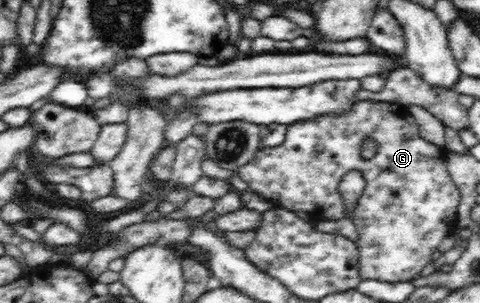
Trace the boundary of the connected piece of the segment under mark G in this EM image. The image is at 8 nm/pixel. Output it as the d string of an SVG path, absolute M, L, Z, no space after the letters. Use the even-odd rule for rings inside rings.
M364 100L364 102L354 104L353 108L350 108L350 111L346 112L346 115L343 116L318 116L317 118L310 118L310 120L300 120L297 123L289 124L286 126L285 140L280 145L260 148L251 162L243 164L236 173L242 181L248 184L250 190L257 193L261 198L268 202L282 204L283 208L288 208L293 212L300 211L308 213L313 220L318 220L319 222L322 220L341 220L346 219L346 216L348 216L356 227L356 231L358 231L359 237L358 240L356 240L356 244L361 254L359 265L361 279L376 279L386 282L410 281L411 278L420 274L424 266L429 264L432 254L440 247L446 235L454 232L458 227L457 212L458 206L460 206L460 192L456 184L452 181L452 177L447 169L446 160L444 160L444 157L440 156L440 151L438 151L438 147L436 147L434 143L426 142L426 139L420 137L420 134L418 134L418 126L414 124L412 116L408 116L408 110L406 110L404 106L394 106L392 112L384 112L384 102ZM368 138L374 138L374 142L376 142L376 146L378 146L374 158L370 158L370 160L362 158L362 142L368 140ZM350 170L358 170L358 172L362 173L366 181L366 187L356 206L348 212L348 210L346 210L346 204L341 194L338 192L338 184Z

